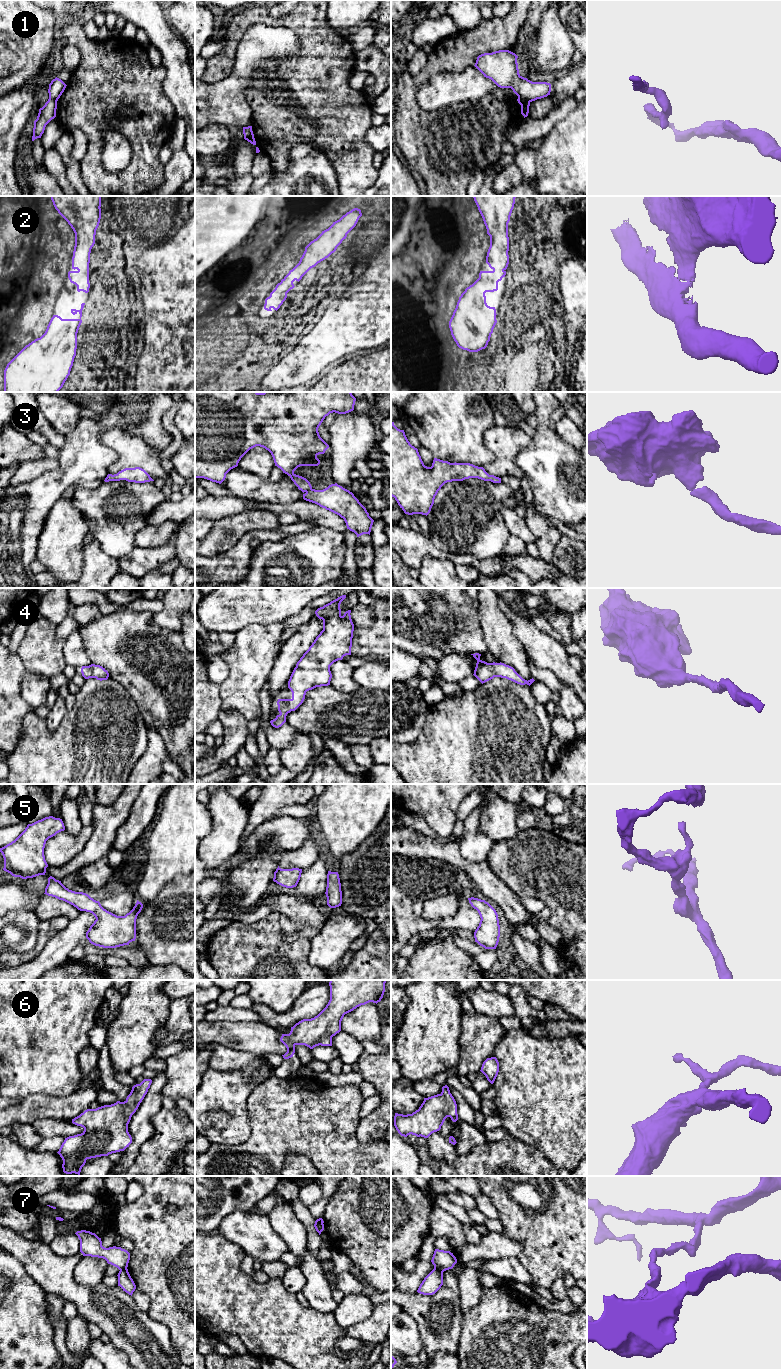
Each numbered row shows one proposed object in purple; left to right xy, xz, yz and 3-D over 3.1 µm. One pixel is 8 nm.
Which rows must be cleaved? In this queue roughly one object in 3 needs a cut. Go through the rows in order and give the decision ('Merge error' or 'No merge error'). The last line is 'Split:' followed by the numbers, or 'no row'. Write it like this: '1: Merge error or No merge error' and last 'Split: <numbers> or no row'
1: Merge error
2: No merge error
3: No merge error
4: No merge error
5: No merge error
6: No merge error
7: Merge error
Split: 1, 7

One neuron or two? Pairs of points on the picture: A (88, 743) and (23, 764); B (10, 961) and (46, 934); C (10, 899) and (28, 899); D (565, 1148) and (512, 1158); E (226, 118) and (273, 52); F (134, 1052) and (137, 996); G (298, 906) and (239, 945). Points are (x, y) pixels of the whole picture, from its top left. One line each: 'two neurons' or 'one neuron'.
A: one neuron
B: one neuron
C: one neuron
D: two neurons
E: one neuron
F: one neuron
G: two neurons

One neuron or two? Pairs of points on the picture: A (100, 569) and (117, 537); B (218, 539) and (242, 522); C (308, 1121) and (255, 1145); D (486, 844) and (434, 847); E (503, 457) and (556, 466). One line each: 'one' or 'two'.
A: two
B: one
C: one
D: two
E: two

